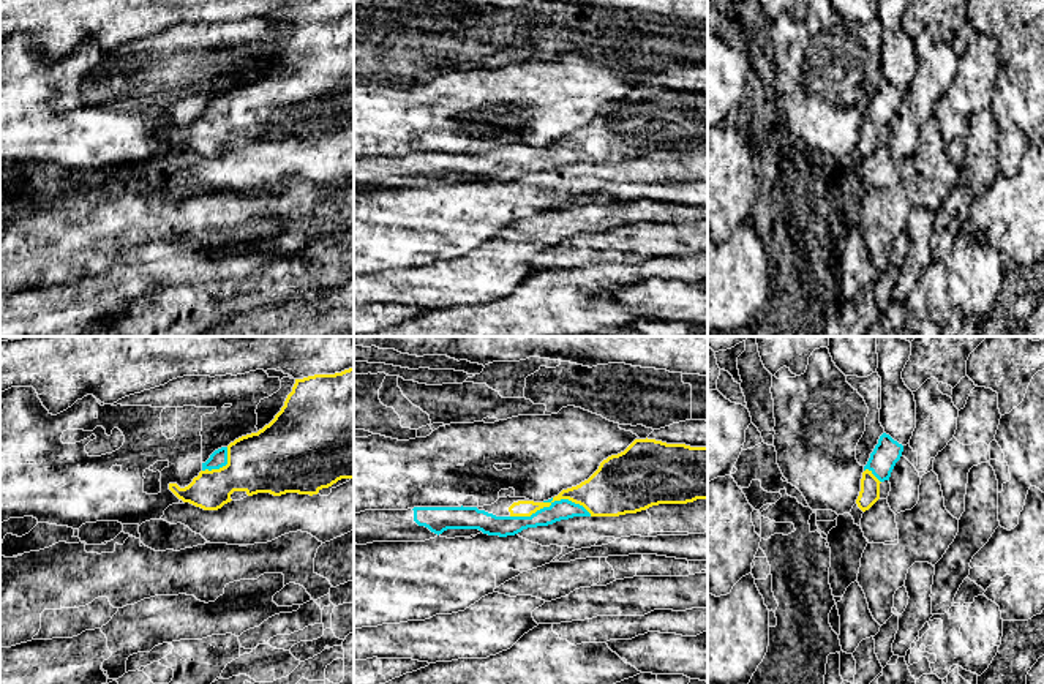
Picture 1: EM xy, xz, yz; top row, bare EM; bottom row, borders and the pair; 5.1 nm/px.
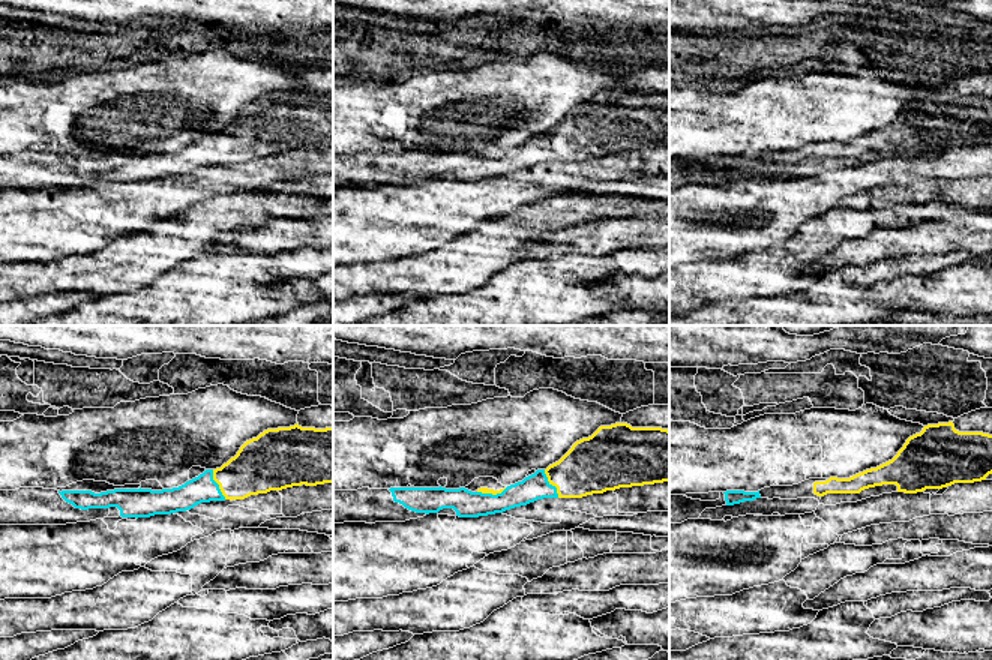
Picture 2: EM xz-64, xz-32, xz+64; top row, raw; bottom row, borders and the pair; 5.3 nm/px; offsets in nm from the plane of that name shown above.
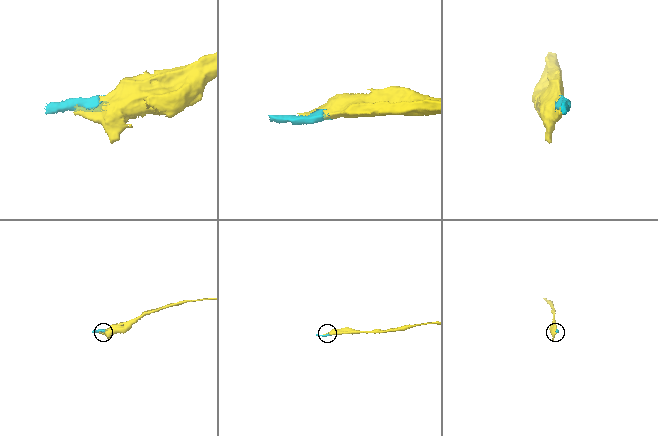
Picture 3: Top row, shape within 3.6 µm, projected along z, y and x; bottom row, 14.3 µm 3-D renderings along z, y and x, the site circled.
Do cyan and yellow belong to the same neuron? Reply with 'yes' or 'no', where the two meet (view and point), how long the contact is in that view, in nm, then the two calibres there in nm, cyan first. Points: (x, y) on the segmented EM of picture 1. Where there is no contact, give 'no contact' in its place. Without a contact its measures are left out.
yes; contact xz (552, 504); length 420 nm; calibres 110 and 200 nm

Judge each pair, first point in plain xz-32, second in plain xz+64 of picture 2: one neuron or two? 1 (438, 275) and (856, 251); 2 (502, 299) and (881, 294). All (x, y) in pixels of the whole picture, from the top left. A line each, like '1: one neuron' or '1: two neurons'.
1: two neurons
2: two neurons

